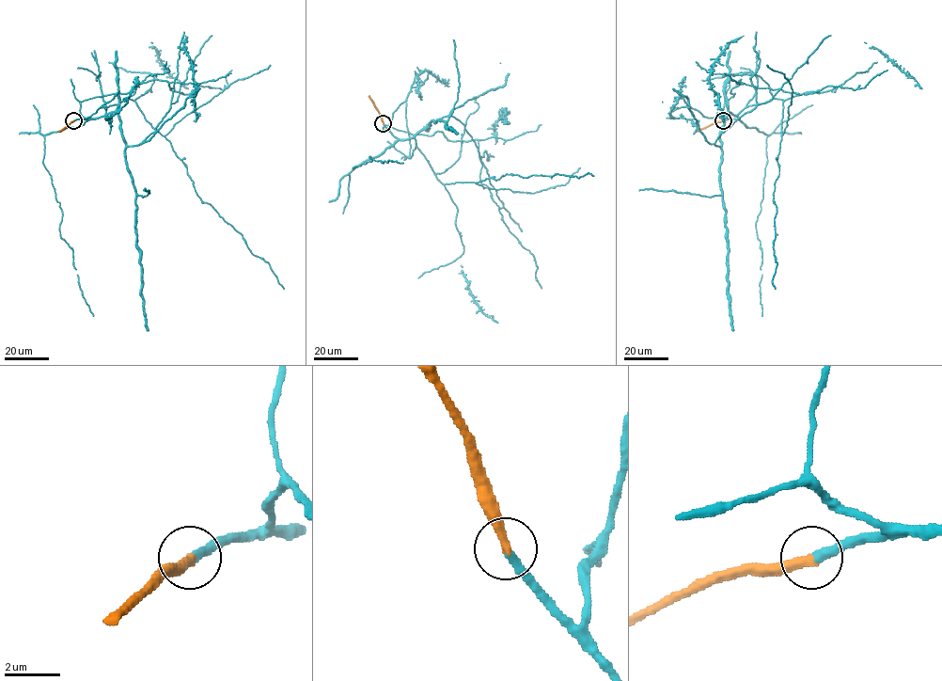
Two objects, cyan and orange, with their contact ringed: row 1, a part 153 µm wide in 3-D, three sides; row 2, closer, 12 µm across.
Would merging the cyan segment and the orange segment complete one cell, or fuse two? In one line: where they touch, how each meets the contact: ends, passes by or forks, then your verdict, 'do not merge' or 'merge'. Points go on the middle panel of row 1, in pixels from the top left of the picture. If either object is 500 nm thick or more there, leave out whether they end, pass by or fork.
place (383, 123); cyan ends; orange ends; merge

